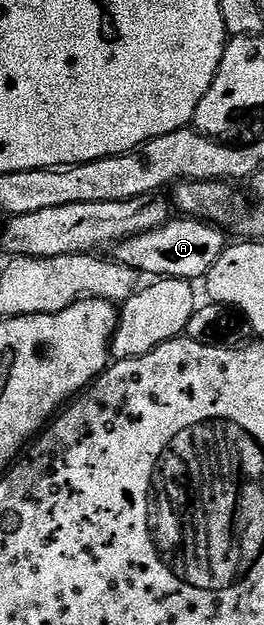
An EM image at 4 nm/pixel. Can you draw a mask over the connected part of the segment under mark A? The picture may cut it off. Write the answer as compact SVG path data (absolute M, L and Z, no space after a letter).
M172 218L168 223L158 226L158 230L126 238L115 245L114 259L130 266L137 274L144 275L145 272L148 278L203 281L226 247L226 239L219 230L221 231L215 223L206 220Z

